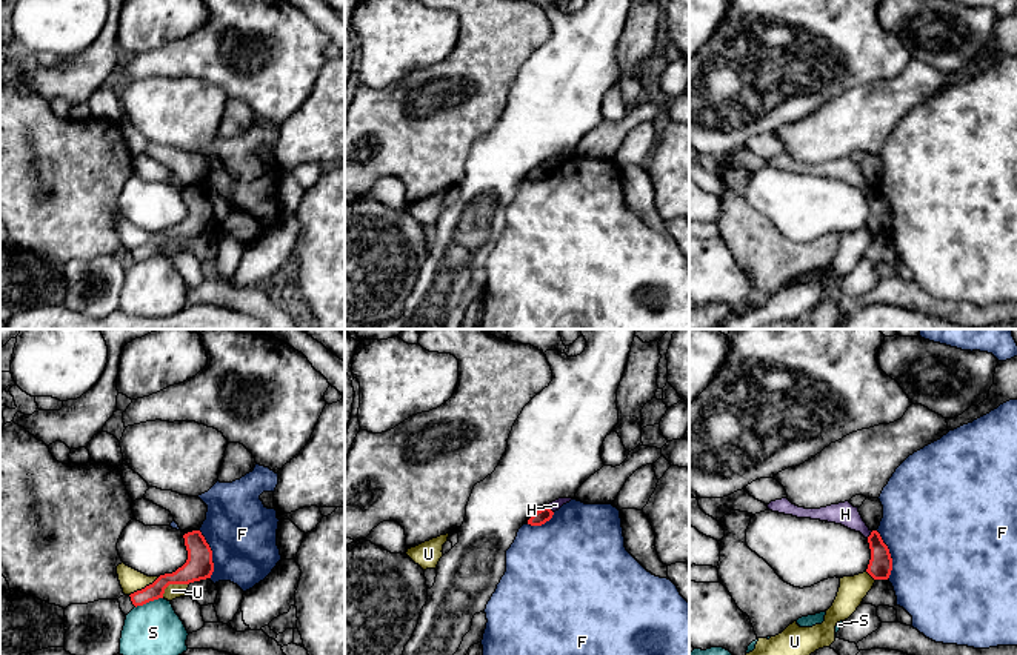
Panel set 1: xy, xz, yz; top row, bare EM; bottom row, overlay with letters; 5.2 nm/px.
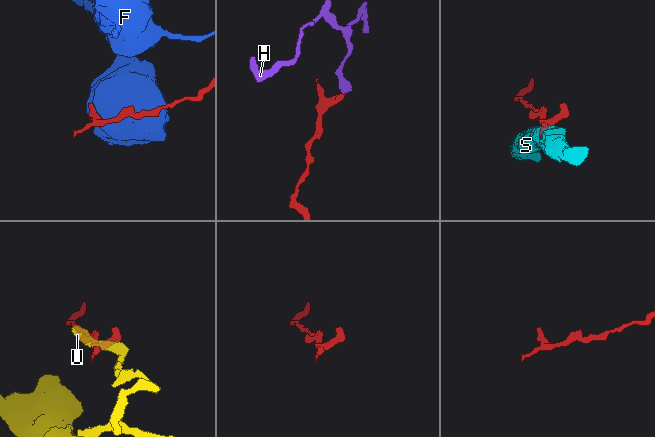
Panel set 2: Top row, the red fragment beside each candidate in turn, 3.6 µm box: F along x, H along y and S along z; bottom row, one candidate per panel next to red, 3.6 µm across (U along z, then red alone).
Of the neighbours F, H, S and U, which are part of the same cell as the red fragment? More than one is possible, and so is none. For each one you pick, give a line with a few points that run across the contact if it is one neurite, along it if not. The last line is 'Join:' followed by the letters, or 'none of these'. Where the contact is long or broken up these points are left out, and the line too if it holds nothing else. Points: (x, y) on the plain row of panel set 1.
Join: none of these

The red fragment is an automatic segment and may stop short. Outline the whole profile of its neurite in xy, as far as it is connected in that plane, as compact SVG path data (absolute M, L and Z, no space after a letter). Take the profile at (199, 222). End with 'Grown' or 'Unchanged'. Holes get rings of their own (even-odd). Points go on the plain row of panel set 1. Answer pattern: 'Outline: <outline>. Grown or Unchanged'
Outline: M192 186L185 189L183 194L188 206L186 218L175 228L160 231L152 240L131 249L129 252L135 263L163 254L169 240L189 240L211 234L214 228L212 206L202 188Z. Unchanged

